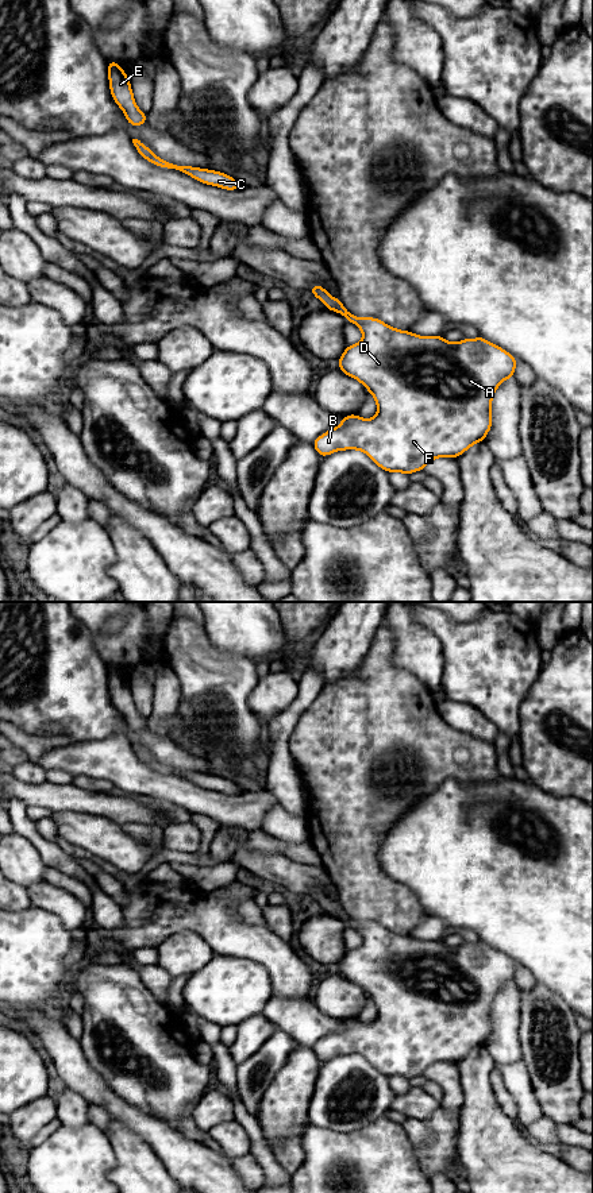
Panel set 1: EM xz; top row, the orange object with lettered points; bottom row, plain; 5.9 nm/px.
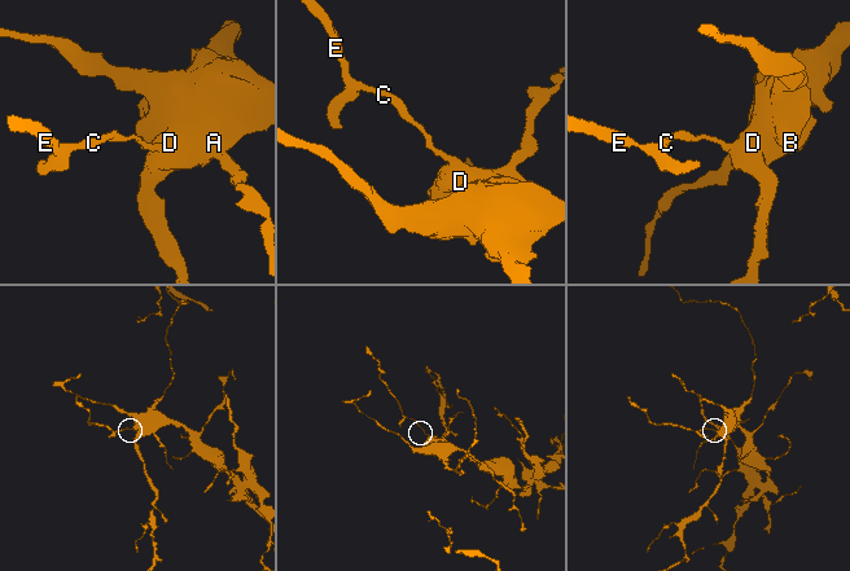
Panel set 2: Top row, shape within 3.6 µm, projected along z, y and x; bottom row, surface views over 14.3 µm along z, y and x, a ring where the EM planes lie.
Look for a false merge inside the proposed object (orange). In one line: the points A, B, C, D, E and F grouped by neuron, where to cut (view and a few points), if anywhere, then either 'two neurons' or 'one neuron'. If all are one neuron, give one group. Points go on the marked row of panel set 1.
A B C D E F | no cut | one neuron

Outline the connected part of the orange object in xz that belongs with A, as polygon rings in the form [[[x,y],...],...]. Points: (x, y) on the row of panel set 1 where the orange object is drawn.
[[[320,285],[309,290],[324,306],[342,314],[362,331],[362,340],[347,345],[340,355],[339,370],[361,382],[374,397],[377,414],[361,418],[343,416],[343,421],[320,435],[312,445],[324,457],[336,451],[365,452],[386,472],[412,474],[438,457],[457,459],[492,429],[492,399],[497,387],[515,377],[516,358],[501,347],[478,336],[458,343],[443,336],[419,336],[389,327],[376,317],[359,318]]]

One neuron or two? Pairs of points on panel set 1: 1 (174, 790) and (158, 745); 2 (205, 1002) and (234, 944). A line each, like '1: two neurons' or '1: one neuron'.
1: two neurons
2: two neurons

